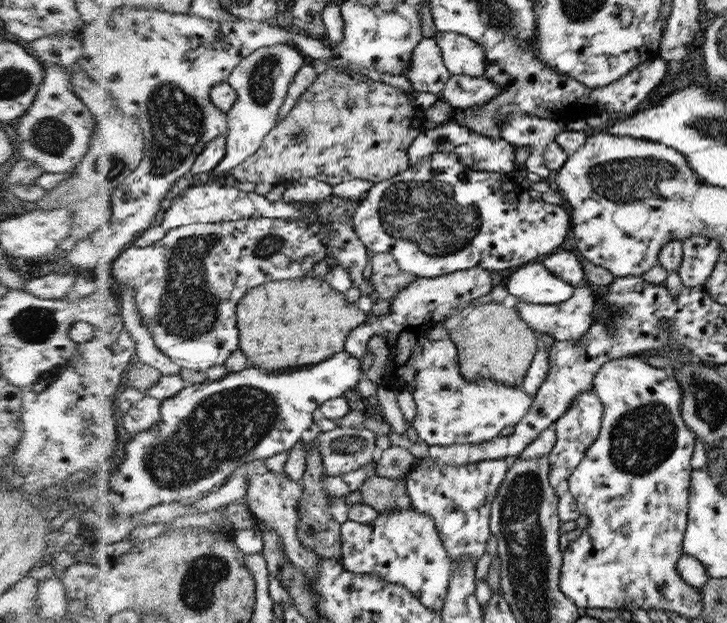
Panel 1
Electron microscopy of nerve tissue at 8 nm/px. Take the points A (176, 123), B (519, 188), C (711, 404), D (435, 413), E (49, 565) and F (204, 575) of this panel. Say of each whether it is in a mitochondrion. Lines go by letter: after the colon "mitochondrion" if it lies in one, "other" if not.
A: mitochondrion
B: other
C: mitochondrion
D: other
E: other
F: mitochondrion

